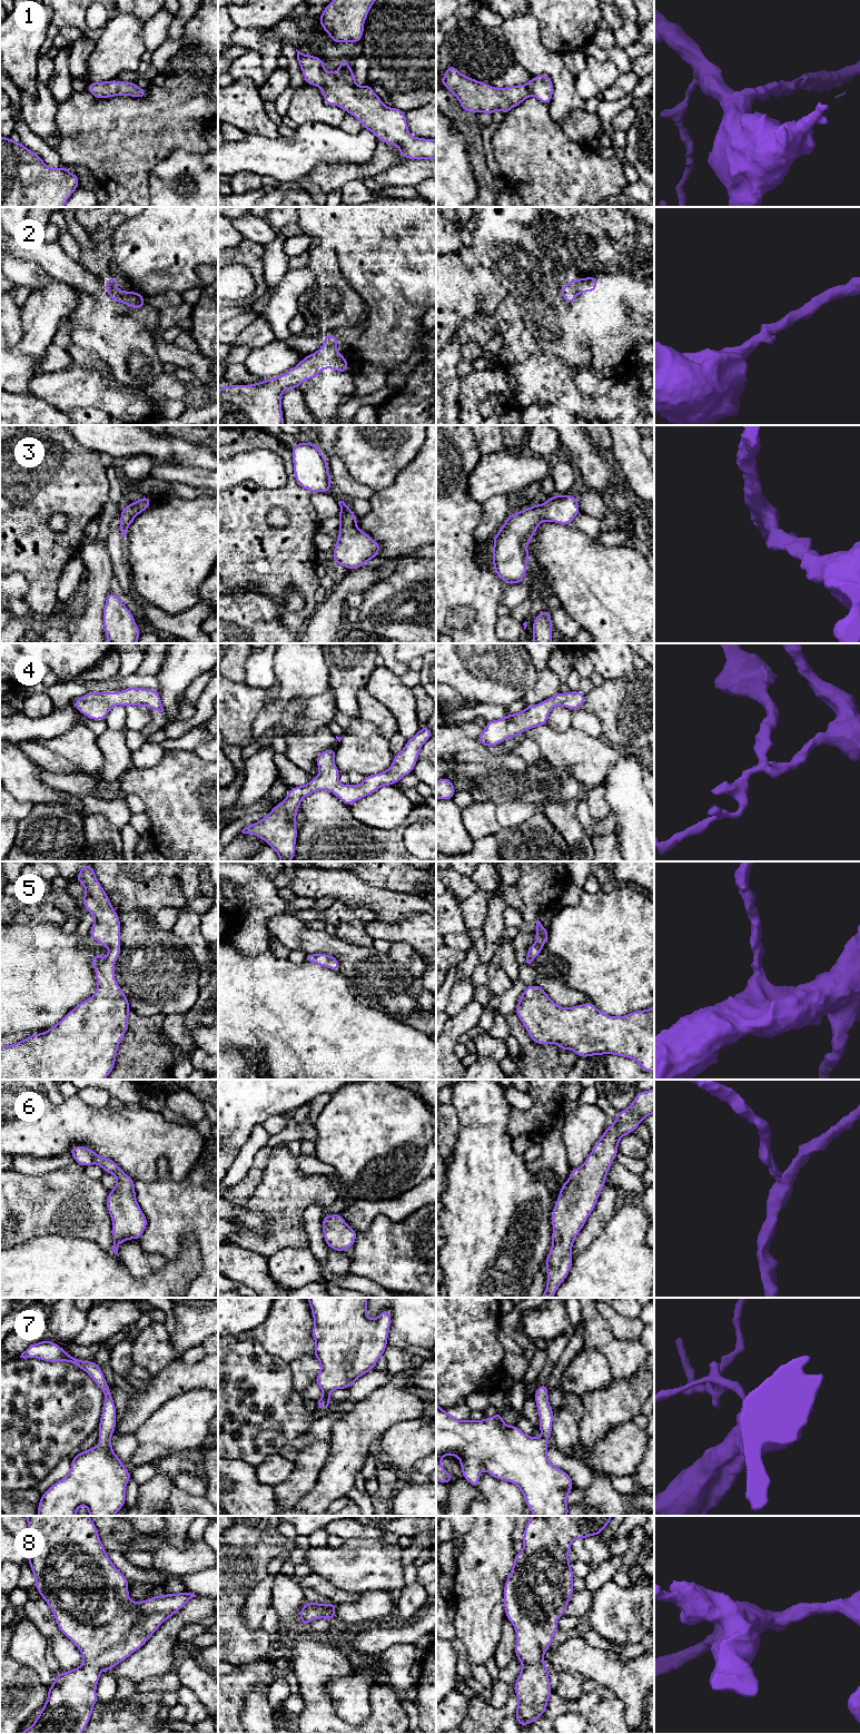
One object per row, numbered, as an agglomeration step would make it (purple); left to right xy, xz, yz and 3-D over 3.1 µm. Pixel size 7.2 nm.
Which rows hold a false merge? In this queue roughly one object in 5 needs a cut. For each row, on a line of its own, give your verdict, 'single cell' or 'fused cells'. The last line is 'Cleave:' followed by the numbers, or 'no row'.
1: single cell
2: fused cells
3: single cell
4: single cell
5: single cell
6: single cell
7: single cell
8: single cell
Cleave: 2

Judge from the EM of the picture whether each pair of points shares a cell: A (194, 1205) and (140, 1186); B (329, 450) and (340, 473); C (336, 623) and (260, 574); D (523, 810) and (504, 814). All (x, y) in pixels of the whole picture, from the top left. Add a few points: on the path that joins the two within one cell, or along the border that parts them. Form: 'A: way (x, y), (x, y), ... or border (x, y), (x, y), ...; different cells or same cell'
A: way (180, 1205), (169, 1205), (154, 1198); same cell
B: border (336, 455), (327, 460); different cells
C: border (317, 603), (302, 631); different cells
D: way (519, 811), (508, 814); same cell

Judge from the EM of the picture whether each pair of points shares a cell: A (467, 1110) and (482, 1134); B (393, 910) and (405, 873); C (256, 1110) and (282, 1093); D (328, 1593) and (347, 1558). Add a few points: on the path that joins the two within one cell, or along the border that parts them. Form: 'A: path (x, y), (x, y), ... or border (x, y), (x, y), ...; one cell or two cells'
A: path (473, 1115), (482, 1124), (482, 1129); one cell
B: border (374, 886), (404, 893), (417, 893), (422, 896); two cells
C: path (263, 1103), (275, 1093); one cell
D: border (313, 1573), (322, 1575), (339, 1588), (357, 1593); two cells

